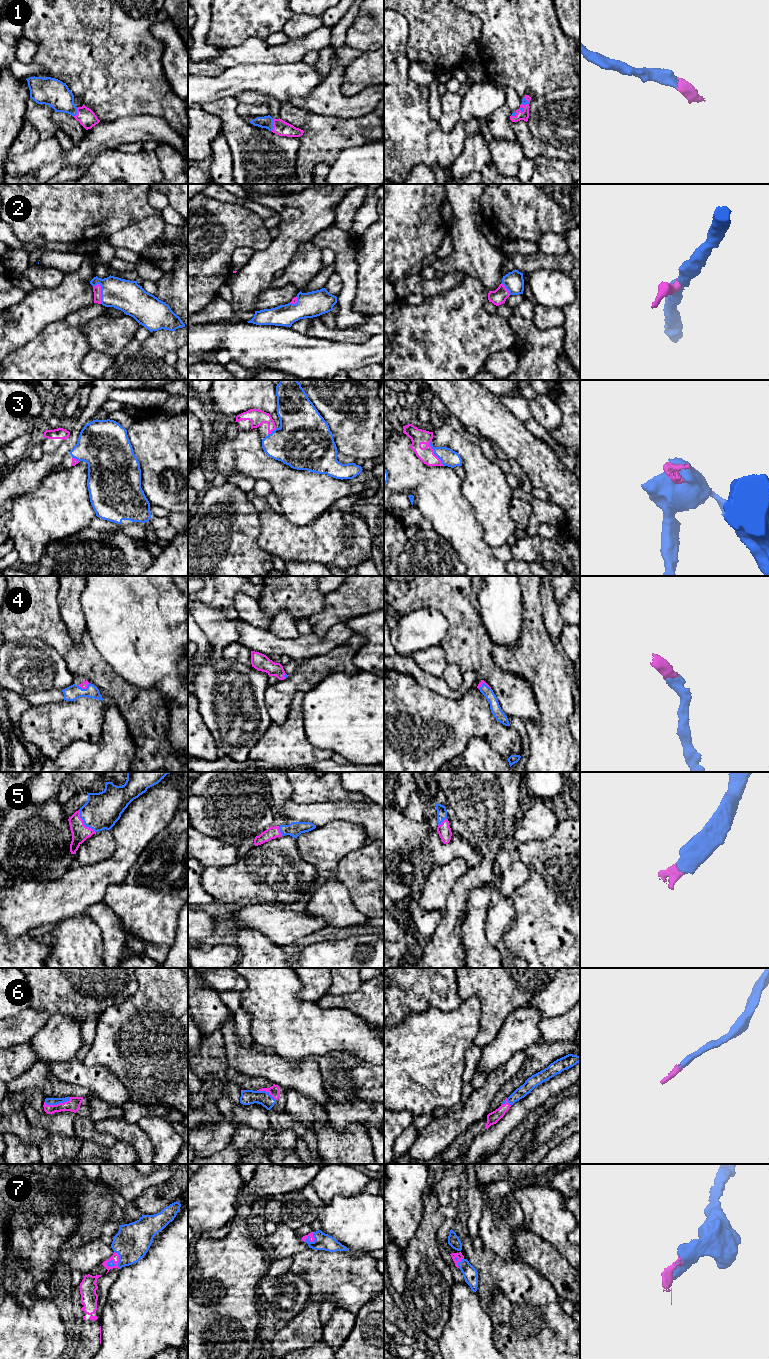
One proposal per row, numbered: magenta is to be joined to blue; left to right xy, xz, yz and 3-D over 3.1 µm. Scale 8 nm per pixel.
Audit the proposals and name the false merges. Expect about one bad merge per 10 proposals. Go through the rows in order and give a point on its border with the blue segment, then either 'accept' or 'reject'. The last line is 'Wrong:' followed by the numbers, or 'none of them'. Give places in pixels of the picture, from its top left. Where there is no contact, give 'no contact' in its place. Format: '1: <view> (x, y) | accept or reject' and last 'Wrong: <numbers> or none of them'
1: xz (272, 125) | accept
2: xy (101, 293) | accept
3: yz (434, 453) | accept
4: xy (83, 689) | accept
5: xy (84, 823) | accept
6: xy (57, 1103) | accept
7: xz (312, 1242) | accept
Wrong: none of them

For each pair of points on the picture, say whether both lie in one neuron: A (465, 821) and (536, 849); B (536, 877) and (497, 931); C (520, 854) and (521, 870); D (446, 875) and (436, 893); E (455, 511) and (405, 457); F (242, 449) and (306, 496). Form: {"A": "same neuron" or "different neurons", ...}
{"A": "different neurons", "B": "different neurons", "C": "different neurons", "D": "same neuron", "E": "same neuron", "F": "same neuron"}

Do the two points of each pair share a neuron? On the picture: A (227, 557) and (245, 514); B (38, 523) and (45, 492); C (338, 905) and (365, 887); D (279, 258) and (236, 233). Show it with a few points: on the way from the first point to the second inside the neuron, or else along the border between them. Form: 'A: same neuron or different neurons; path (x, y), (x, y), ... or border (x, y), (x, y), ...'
A: same neuron; path (227, 546), (227, 532), (234, 525)
B: same neuron; path (43, 515), (45, 513), (45, 500)
C: different neurons; border (336, 877), (346, 887), (352, 904), (364, 915)
D: different neurons; border (272, 240), (266, 248), (255, 252)

